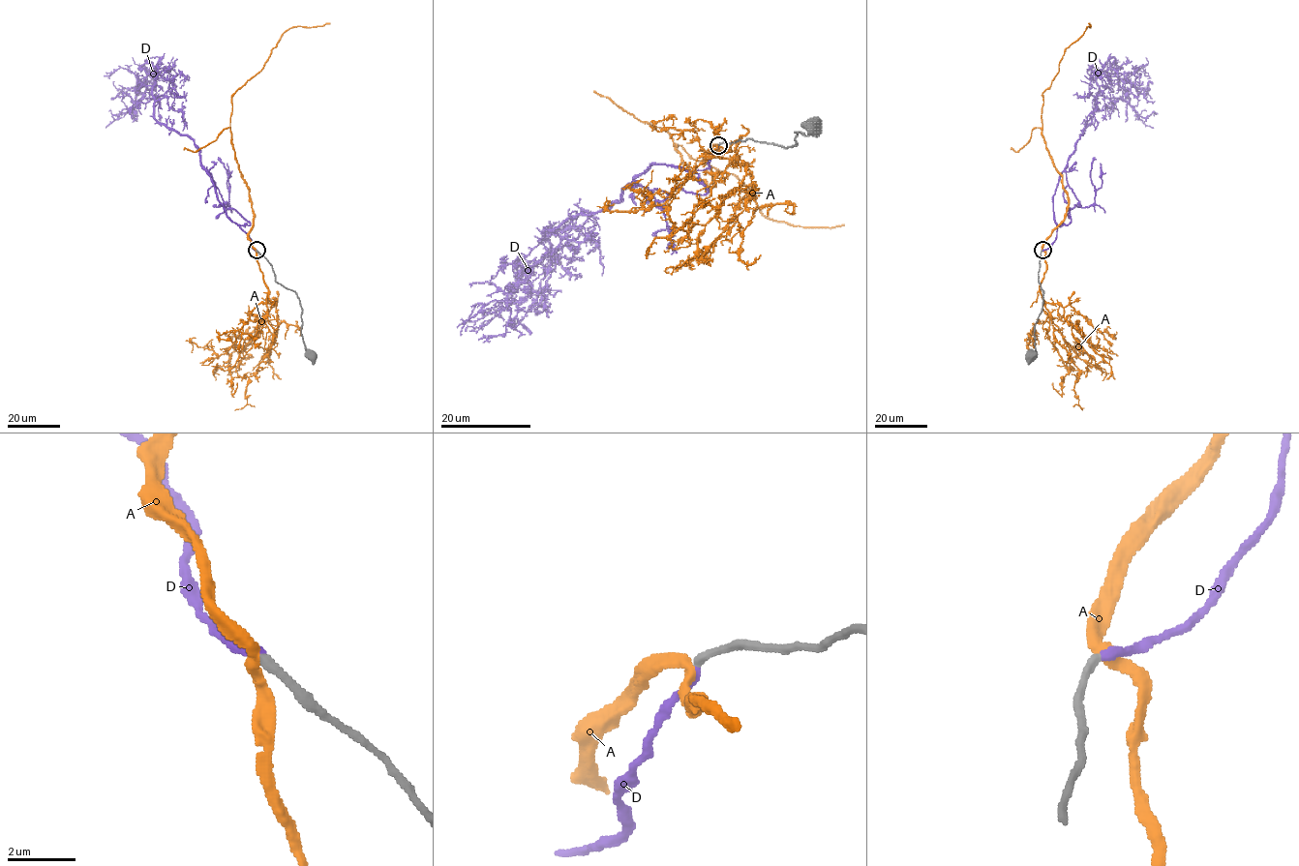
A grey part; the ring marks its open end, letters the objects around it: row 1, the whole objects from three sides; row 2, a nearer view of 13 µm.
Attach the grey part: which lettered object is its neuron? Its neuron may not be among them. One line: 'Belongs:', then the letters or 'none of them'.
Belongs: D

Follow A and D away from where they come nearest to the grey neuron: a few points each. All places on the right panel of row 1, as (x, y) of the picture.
A: (1042, 251), (1069, 203), (1063, 176), (1042, 134), (1042, 94), (1059, 72), (1065, 50), (1090, 26), (1088, 23)
D: (1042, 251), (1056, 234), (1053, 194), (1091, 122), (1096, 78), (1103, 72), (1126, 79), (1140, 67), (1149, 75)

